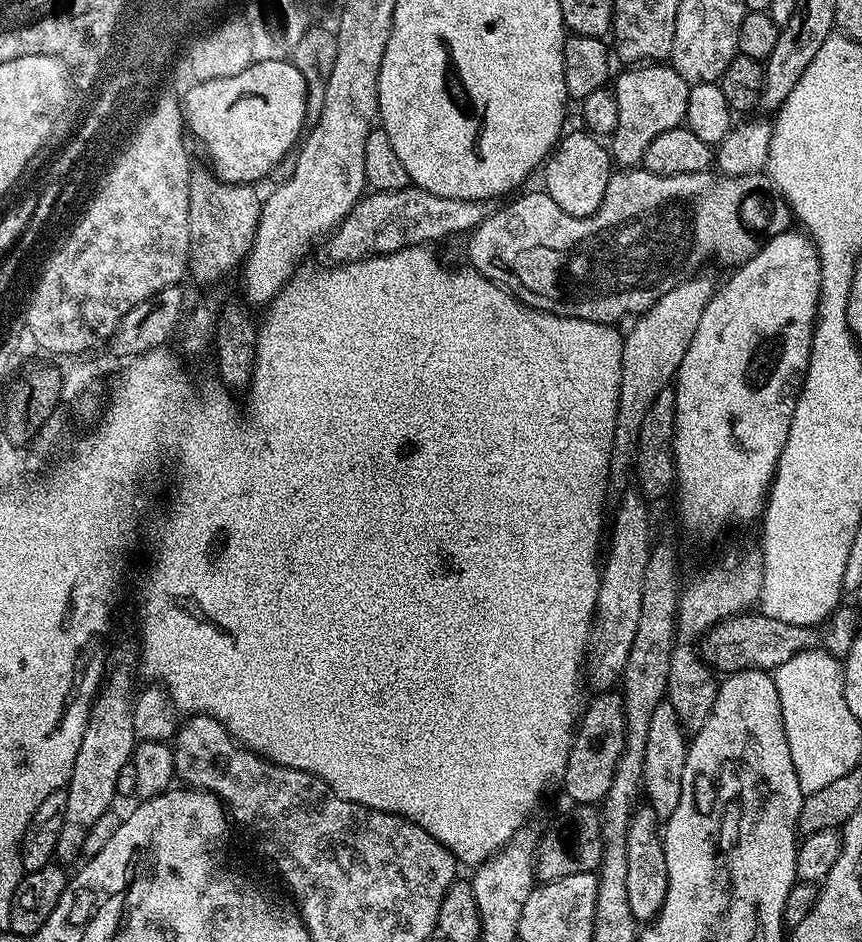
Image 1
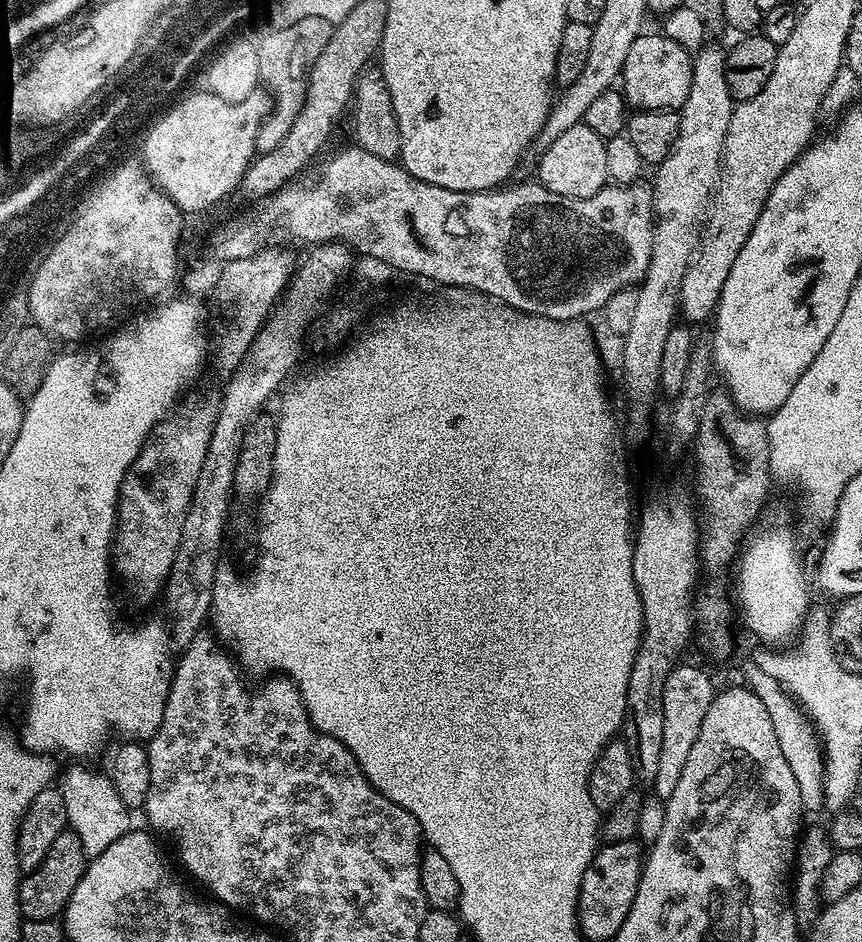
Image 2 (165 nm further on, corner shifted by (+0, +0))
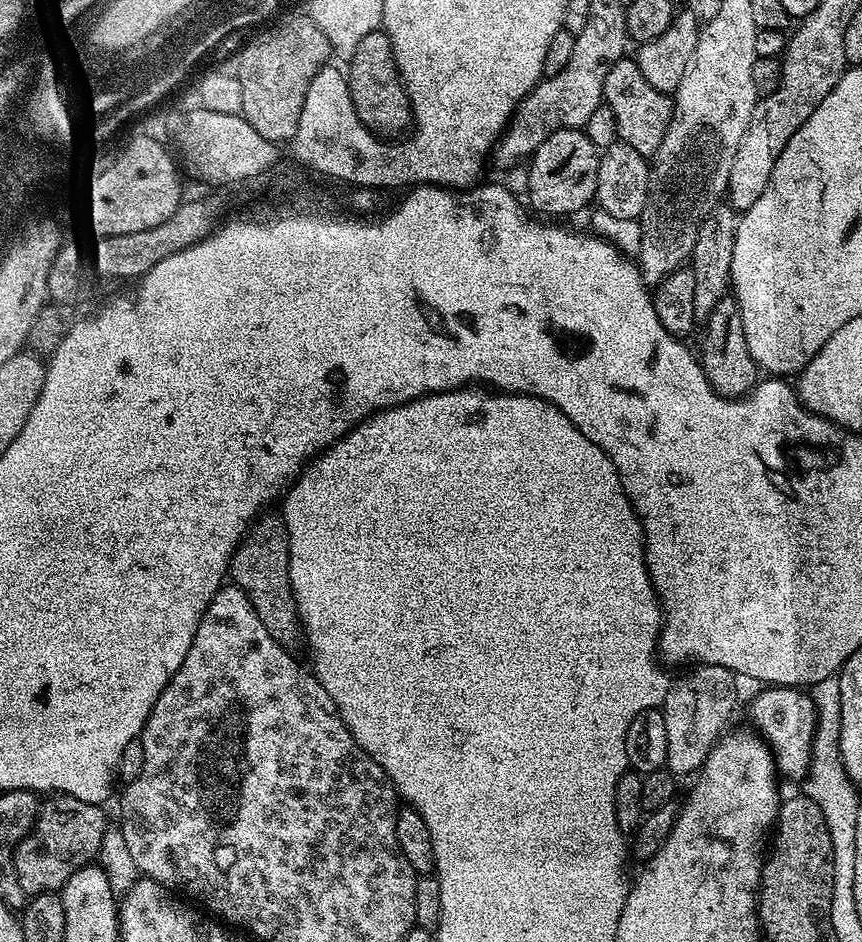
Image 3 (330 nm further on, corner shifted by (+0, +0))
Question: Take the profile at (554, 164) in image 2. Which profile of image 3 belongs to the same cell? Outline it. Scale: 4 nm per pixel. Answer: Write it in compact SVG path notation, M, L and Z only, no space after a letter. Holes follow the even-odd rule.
M563 128L550 134L550 138L546 138L546 142L542 142L542 146L538 146L538 150L527 161L527 203L533 209L536 207L537 213L545 212L540 214L548 218L564 218L560 216L582 211L596 199L601 153L601 149L596 148L594 142L590 142L588 135L579 128Z

